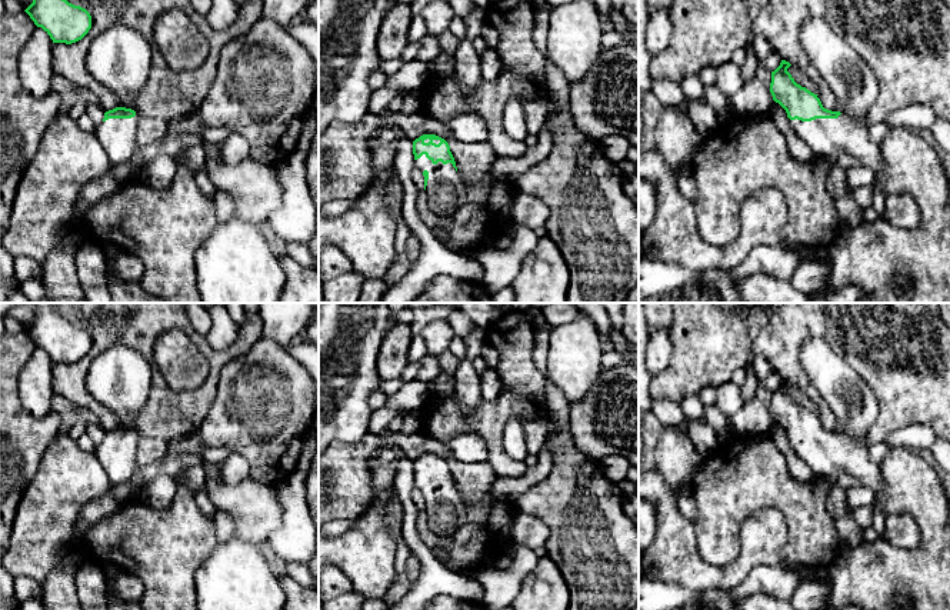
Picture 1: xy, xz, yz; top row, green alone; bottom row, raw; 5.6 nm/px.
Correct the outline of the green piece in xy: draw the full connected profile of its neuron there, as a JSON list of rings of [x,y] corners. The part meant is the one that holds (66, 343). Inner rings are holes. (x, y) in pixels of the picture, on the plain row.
[[[0,303],[0,317],[20,304],[33,307],[33,323],[24,331],[50,356],[53,363],[76,363],[91,349],[90,333],[63,319],[56,311],[54,303]]]

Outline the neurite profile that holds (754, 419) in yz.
[[[757,397],[727,419],[737,436],[741,437],[767,434],[774,423],[770,409]]]

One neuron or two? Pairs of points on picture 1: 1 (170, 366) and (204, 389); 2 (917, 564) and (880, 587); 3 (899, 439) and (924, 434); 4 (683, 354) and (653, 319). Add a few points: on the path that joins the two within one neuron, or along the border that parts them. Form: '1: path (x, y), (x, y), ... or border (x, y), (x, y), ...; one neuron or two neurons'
1: border (153, 360), (173, 389); two neurons
2: path (909, 572), (896, 572), (889, 579); one neuron
3: path (904, 437), (919, 437); one neuron
4: border (673, 317), (667, 329); two neurons

